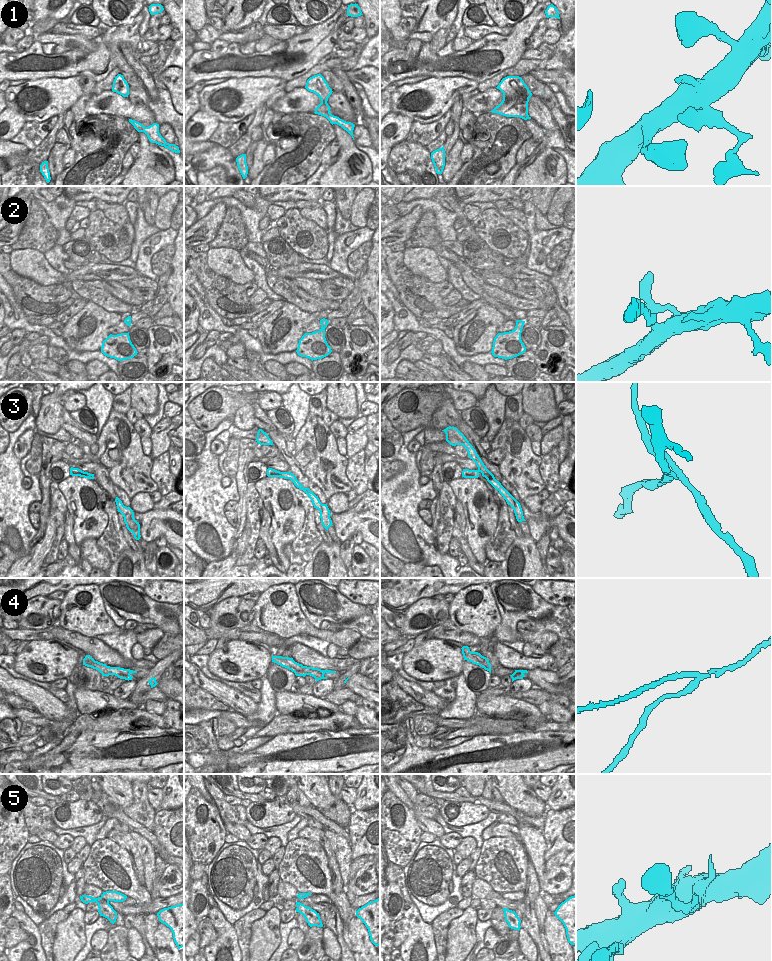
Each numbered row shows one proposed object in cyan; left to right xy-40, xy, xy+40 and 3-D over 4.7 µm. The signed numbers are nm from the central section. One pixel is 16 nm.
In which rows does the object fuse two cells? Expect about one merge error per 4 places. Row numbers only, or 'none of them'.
1, 3, 4

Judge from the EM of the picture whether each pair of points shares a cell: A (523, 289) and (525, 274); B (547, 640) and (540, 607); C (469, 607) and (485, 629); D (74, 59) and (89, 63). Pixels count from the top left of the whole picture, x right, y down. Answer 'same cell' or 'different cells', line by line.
A: different cells
B: different cells
C: same cell
D: same cell

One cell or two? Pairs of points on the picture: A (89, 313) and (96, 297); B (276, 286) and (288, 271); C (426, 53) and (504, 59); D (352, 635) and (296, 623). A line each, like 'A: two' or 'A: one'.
A: two
B: two
C: one
D: one

